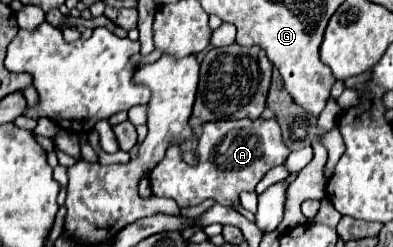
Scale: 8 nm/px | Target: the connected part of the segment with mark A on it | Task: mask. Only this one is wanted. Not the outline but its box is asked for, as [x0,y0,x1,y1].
[150,119,288,209]

